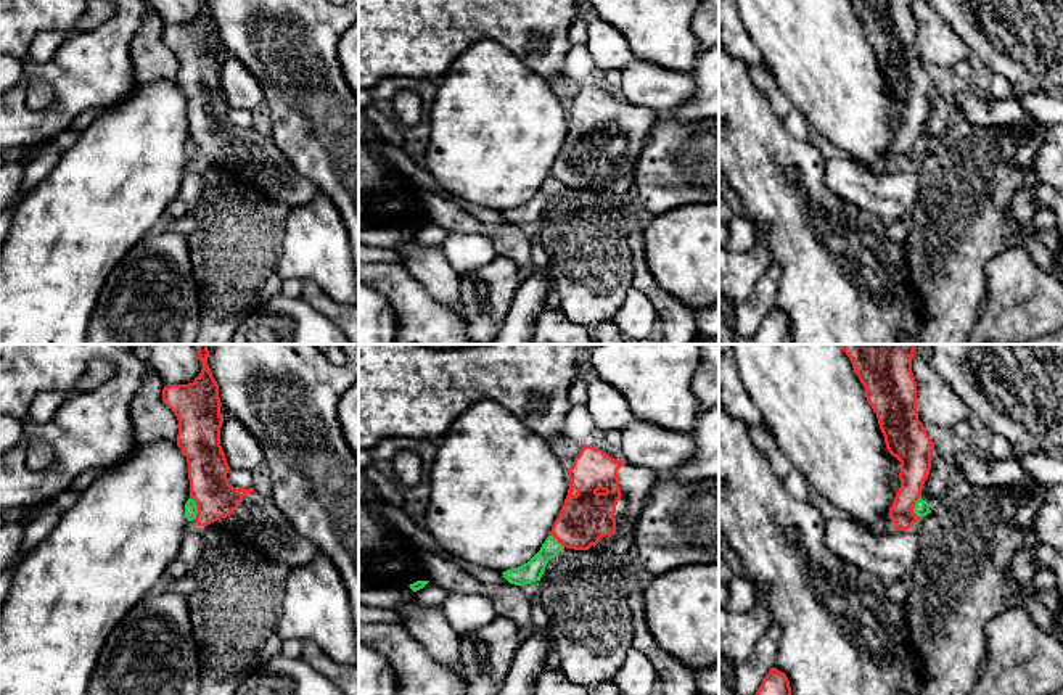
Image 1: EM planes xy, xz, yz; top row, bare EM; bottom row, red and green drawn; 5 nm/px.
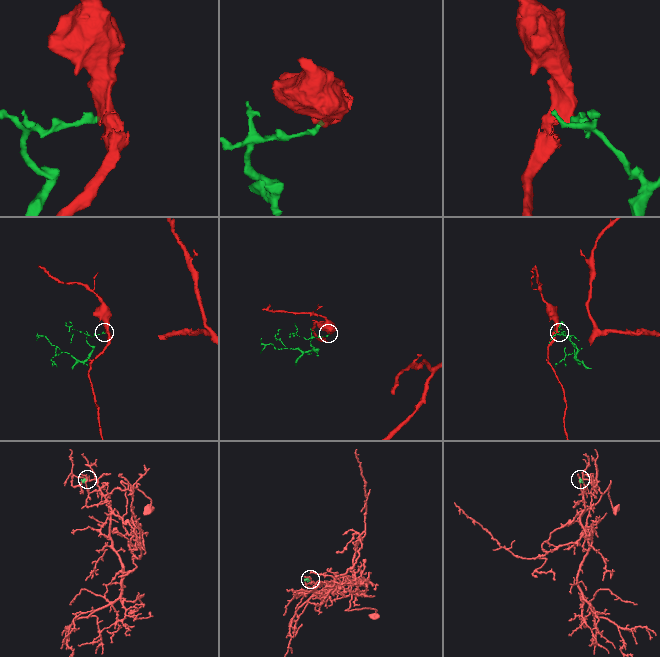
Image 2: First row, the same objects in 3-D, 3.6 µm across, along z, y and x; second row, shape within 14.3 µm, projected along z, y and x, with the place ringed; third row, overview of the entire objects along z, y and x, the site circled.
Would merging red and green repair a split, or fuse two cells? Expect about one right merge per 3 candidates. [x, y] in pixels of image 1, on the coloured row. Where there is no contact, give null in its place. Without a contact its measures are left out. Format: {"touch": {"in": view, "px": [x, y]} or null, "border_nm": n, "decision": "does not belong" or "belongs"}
{"touch": {"in": "xy", "px": [198, 509]}, "border_nm": 110, "decision": "does not belong"}

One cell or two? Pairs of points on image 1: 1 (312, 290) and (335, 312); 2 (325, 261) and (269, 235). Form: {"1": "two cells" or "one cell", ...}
{"1": "one cell", "2": "two cells"}

